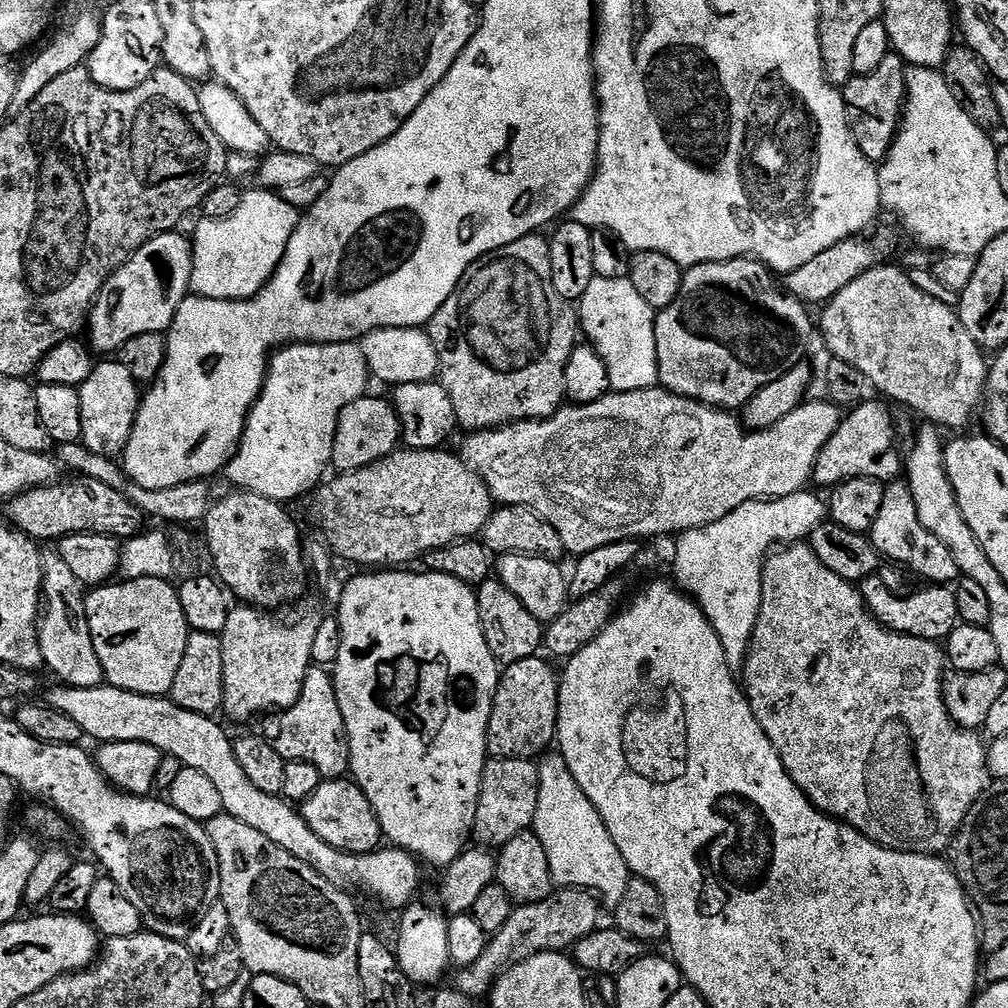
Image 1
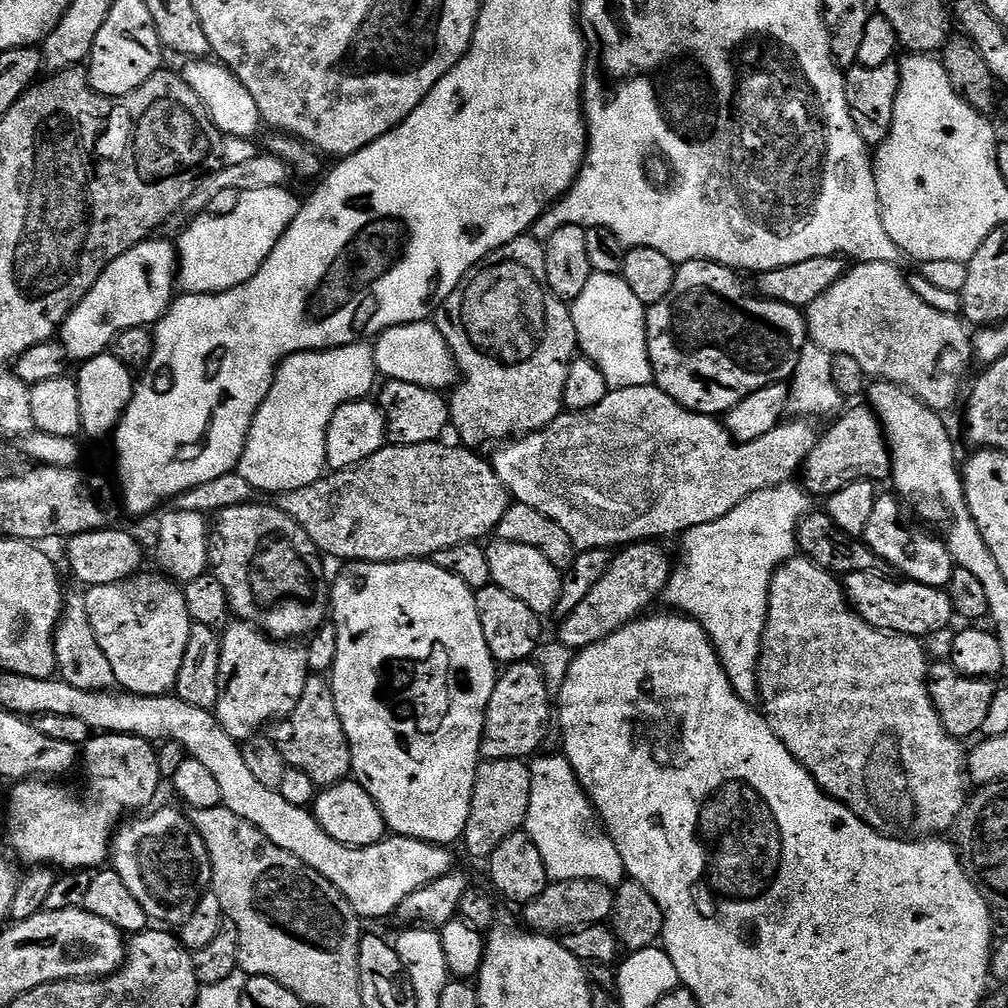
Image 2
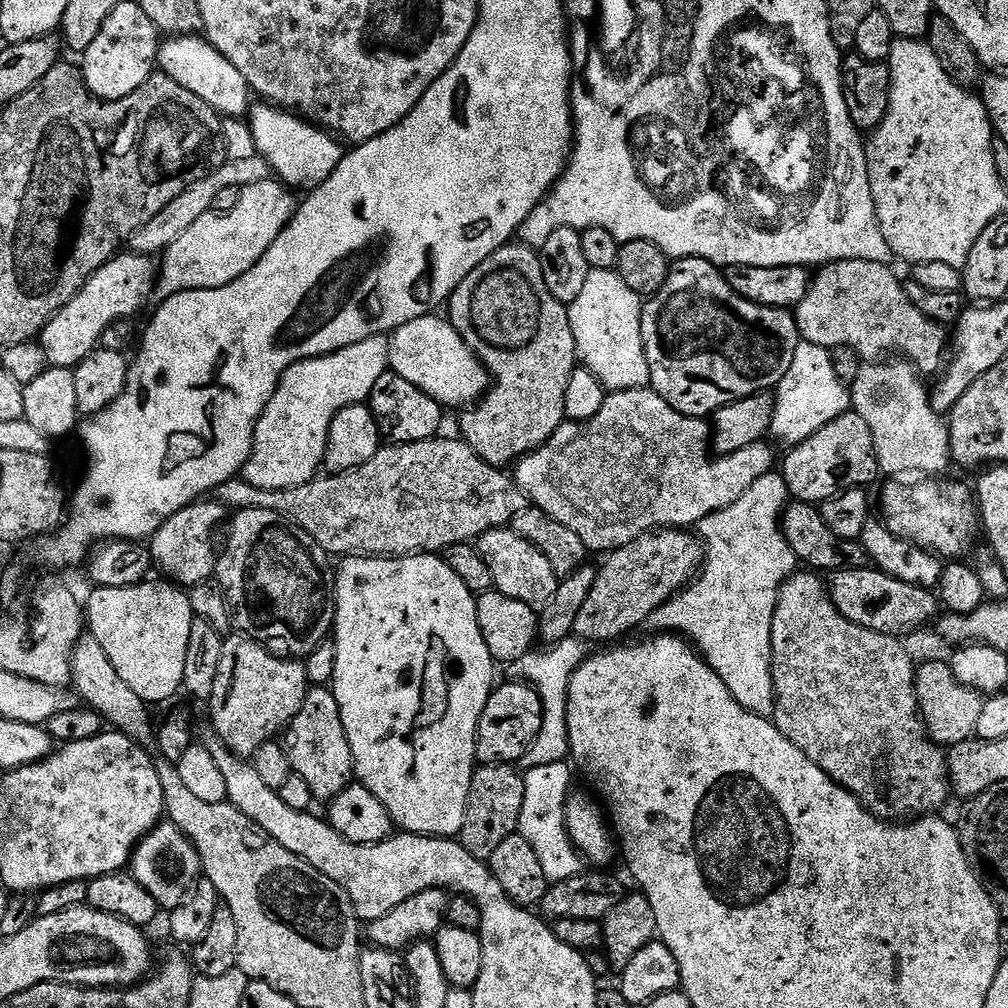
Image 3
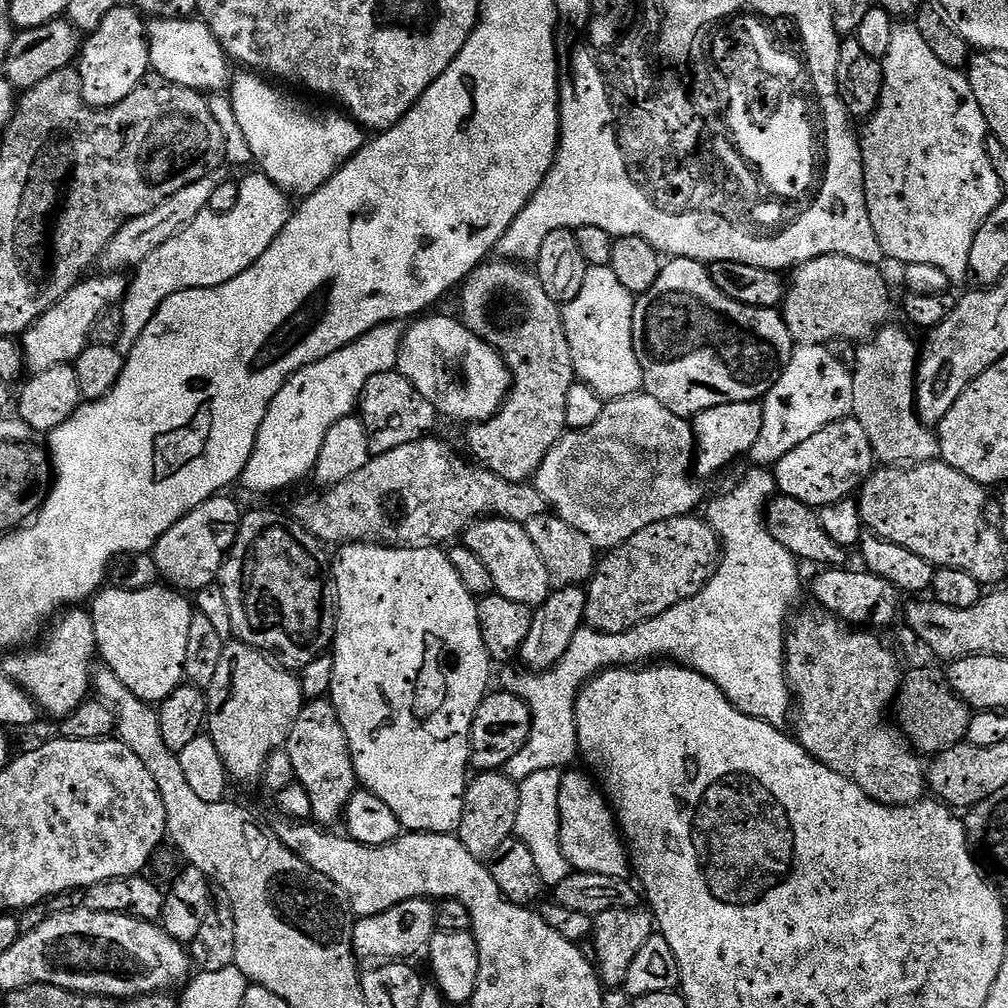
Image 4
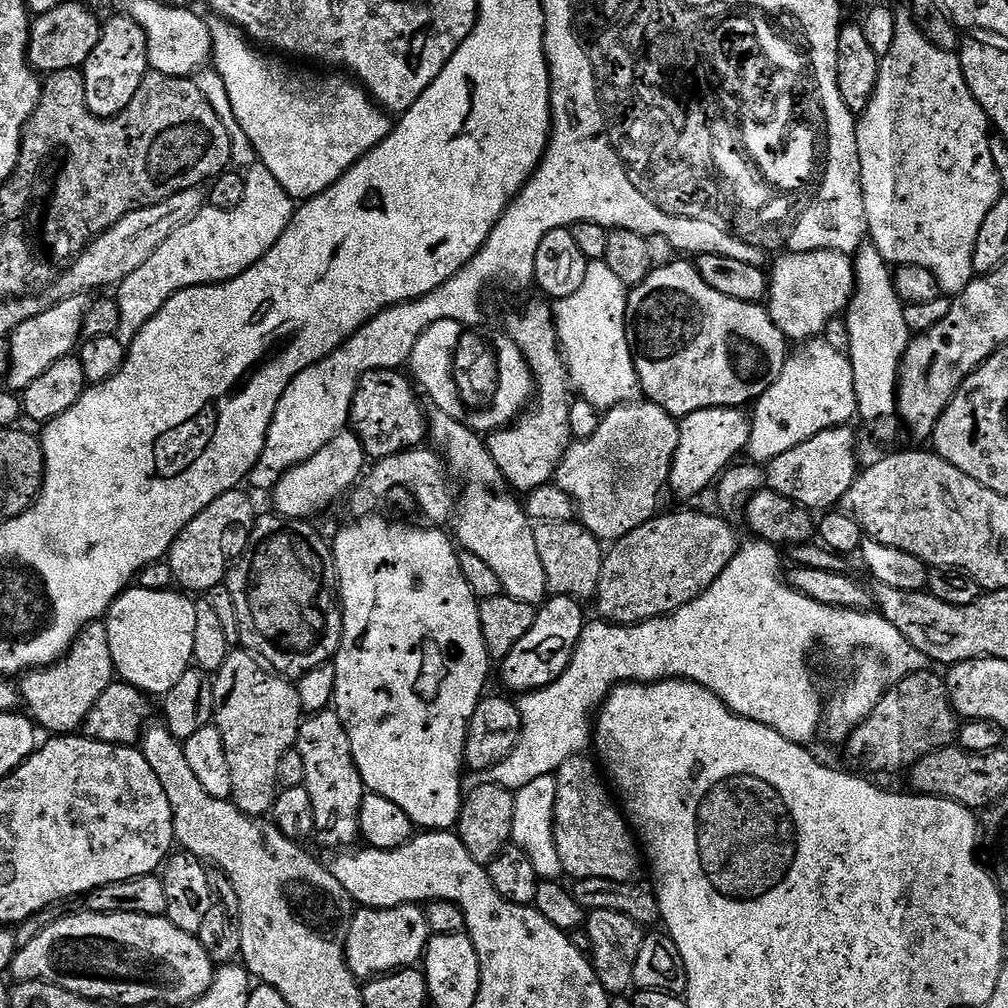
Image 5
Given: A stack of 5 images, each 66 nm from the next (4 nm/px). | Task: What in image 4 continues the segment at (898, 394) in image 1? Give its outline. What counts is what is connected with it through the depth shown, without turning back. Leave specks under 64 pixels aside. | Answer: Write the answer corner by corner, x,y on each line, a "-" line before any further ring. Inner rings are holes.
819,256
791,273
782,315
793,341
827,345
832,340
863,342
876,335
892,316
892,296
881,269
845,256

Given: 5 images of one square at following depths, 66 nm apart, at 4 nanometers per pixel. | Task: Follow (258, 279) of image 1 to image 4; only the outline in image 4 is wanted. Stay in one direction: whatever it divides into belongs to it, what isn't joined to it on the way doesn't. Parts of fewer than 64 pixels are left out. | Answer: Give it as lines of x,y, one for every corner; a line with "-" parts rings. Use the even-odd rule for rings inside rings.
259,170
253,172
253,176
239,181
238,206
234,206
234,210
209,210
198,214
198,218
194,218
186,230
174,234
170,242
162,242
162,246
158,246
150,258
146,258
134,269
136,278
129,281
128,291
118,308
122,314
122,334
115,346
122,355
127,357
130,350
134,350
142,330
146,330
158,306
162,306
170,294
222,286
230,282
230,278
238,278
238,274
254,266
254,262
266,254
270,242
282,234
286,222
293,214
293,201
289,193
283,192
269,176

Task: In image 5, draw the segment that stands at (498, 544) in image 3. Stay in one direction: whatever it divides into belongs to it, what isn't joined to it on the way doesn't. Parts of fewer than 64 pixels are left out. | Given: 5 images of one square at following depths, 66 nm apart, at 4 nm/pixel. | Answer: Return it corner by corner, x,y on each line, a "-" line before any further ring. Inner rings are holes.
439,410
433,413
428,416
427,439
448,465
449,473
464,483
464,493
459,493
454,509
455,543
465,552
478,554
482,562
496,571
504,587
503,595
518,598
518,602
543,604
549,590
546,570
542,570
542,558
538,558
538,542
534,542
536,530
533,521
528,519
523,503
505,491
504,476
494,458
490,458
485,437
450,414

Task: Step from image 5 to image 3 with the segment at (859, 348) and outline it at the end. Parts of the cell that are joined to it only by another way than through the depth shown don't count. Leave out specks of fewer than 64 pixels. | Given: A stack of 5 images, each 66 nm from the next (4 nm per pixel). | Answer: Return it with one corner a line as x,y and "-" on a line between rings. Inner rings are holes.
884,358
879,362
861,363
858,378
850,385
851,411
866,421
874,434
874,450
881,473
888,478
936,478
950,465
950,434
941,413
934,410
925,381
909,361
903,358

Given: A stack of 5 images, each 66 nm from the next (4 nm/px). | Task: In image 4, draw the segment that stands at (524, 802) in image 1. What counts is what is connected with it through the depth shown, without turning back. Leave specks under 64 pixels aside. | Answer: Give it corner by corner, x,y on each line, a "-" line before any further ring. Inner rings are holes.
503,771
482,772
473,775
464,791
464,813
458,829
462,846
474,854
474,858
487,862
501,842
506,842
516,831
518,822
518,798
520,786

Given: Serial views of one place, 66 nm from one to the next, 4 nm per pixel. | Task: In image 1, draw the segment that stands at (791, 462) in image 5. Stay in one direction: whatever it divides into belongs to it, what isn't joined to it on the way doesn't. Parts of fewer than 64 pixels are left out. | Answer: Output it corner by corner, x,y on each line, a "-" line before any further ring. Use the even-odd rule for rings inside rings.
865,399
853,407
841,419
838,430
832,435
822,454
818,454
812,480
820,483
825,490
831,490
854,478
870,478
881,482
901,479
902,448
900,452
896,445
896,424
892,421
891,412
893,409
883,399
875,399

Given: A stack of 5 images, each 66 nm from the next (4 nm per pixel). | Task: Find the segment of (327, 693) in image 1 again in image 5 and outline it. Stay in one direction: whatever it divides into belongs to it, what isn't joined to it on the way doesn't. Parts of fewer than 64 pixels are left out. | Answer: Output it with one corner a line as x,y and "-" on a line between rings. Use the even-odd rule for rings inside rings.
336,711
314,712
301,719
294,750
302,754
302,762
306,764
304,789
310,794
314,806
315,839
335,850
351,849
355,845
352,843
361,839
360,811
366,789
350,750
350,738

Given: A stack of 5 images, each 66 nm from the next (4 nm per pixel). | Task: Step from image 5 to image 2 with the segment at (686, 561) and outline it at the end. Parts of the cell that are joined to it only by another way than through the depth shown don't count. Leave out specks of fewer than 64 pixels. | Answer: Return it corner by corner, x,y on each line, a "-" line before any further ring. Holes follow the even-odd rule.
637,542
621,547
613,555
606,574
602,574
602,582
598,582
598,586
594,586
594,590
590,590
590,594
586,594
583,602
578,602
578,606
574,606
574,610
569,616
563,617
559,621
559,643
573,650
589,648
598,642
602,642
610,634
617,632
618,629
626,626
631,620
639,620
641,616
645,615
651,609
648,607
655,600
659,601
663,597
664,587
668,585
668,580
672,577
674,569
673,561
668,561
667,554
658,545
659,543
656,542

